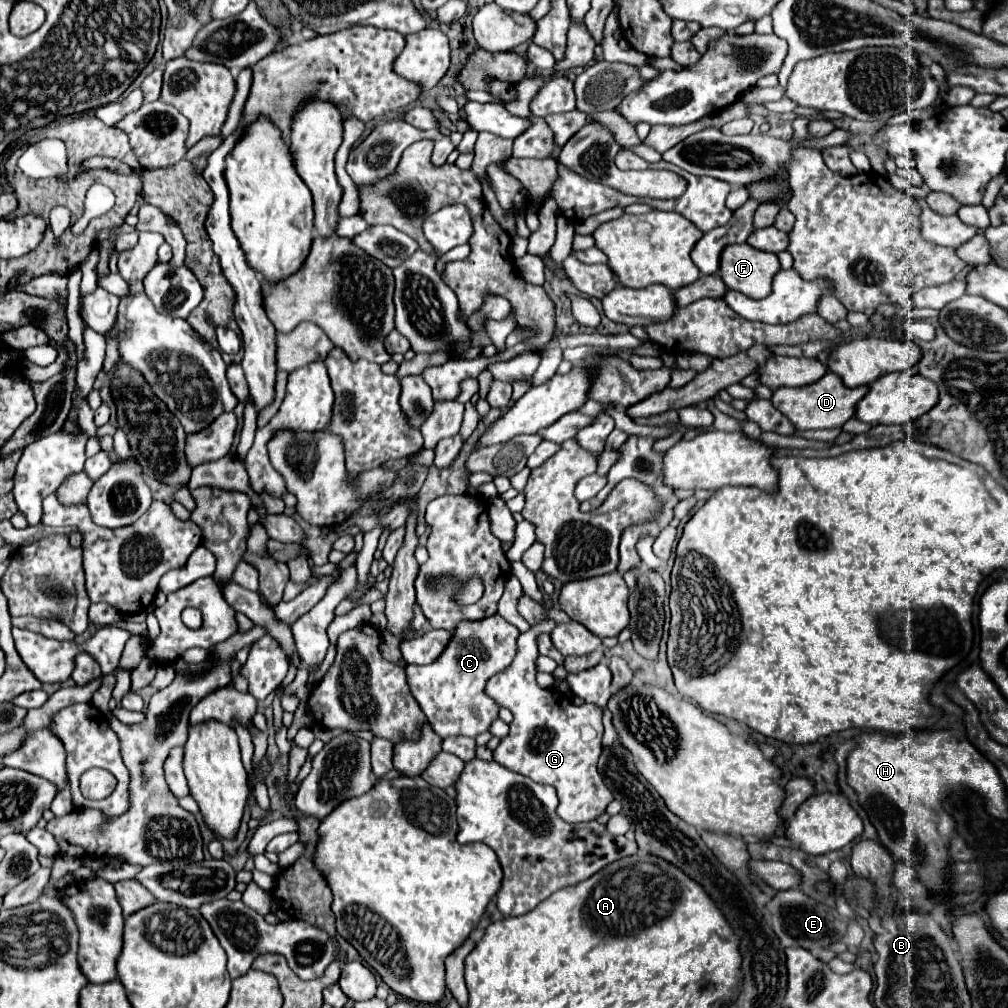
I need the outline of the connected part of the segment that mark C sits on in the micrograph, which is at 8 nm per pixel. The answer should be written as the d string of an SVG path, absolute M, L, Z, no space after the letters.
M499 614L479 620L479 622L461 622L455 630L453 640L449 642L445 652L439 656L439 660L435 660L433 664L427 664L427 666L407 666L405 668L407 684L411 686L411 694L419 702L419 706L425 712L435 734L439 734L441 738L449 738L449 736L477 738L479 734L489 732L491 722L499 718L499 704L491 696L485 694L485 684L495 672L501 672L503 668L507 668L511 664L511 660L517 652L517 646L515 646L517 636L519 636L519 630L513 624L499 618Z

